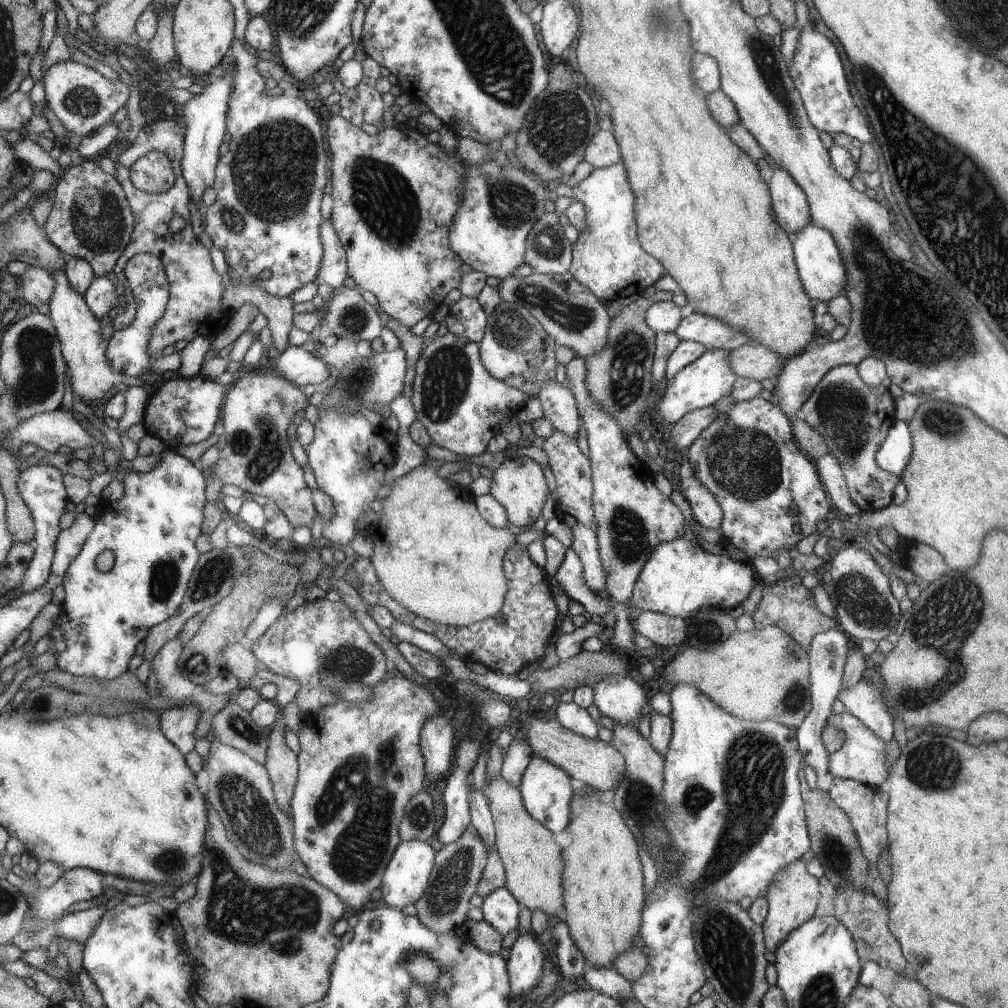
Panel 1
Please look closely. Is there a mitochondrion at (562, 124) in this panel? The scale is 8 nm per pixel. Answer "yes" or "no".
yes

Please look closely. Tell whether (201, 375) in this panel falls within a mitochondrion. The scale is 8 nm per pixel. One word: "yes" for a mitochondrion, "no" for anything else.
no

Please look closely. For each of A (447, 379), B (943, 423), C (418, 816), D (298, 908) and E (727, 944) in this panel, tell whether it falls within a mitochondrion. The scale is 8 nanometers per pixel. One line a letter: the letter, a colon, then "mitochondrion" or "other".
A: mitochondrion
B: mitochondrion
C: mitochondrion
D: mitochondrion
E: mitochondrion

